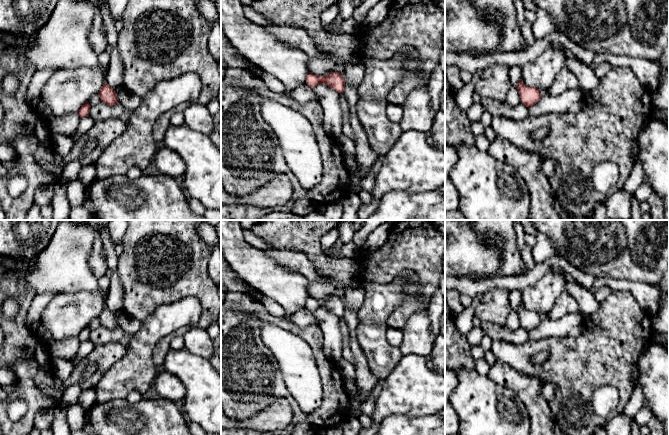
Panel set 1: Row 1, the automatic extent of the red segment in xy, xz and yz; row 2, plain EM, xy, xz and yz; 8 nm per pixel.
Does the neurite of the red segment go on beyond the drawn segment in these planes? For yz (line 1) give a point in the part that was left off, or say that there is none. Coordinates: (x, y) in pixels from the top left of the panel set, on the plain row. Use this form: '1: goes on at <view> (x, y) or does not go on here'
1: goes on at yz (515, 296)

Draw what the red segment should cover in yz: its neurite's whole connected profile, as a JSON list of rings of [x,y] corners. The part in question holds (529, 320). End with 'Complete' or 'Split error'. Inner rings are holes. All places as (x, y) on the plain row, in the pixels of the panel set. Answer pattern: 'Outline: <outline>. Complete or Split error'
Outline: [[[518,290],[510,291],[510,302],[512,310],[515,310],[519,316],[521,327],[526,331],[535,329],[542,321],[539,313],[528,311],[520,304],[522,301],[522,292]]]. Split error

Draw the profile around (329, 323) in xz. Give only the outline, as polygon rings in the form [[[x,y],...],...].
[[[319,308],[312,312],[323,333],[324,354],[333,361],[342,358],[342,333],[339,317],[327,309]]]

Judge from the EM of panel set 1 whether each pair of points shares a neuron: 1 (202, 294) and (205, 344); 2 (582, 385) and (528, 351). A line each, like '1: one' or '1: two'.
1: two
2: one

